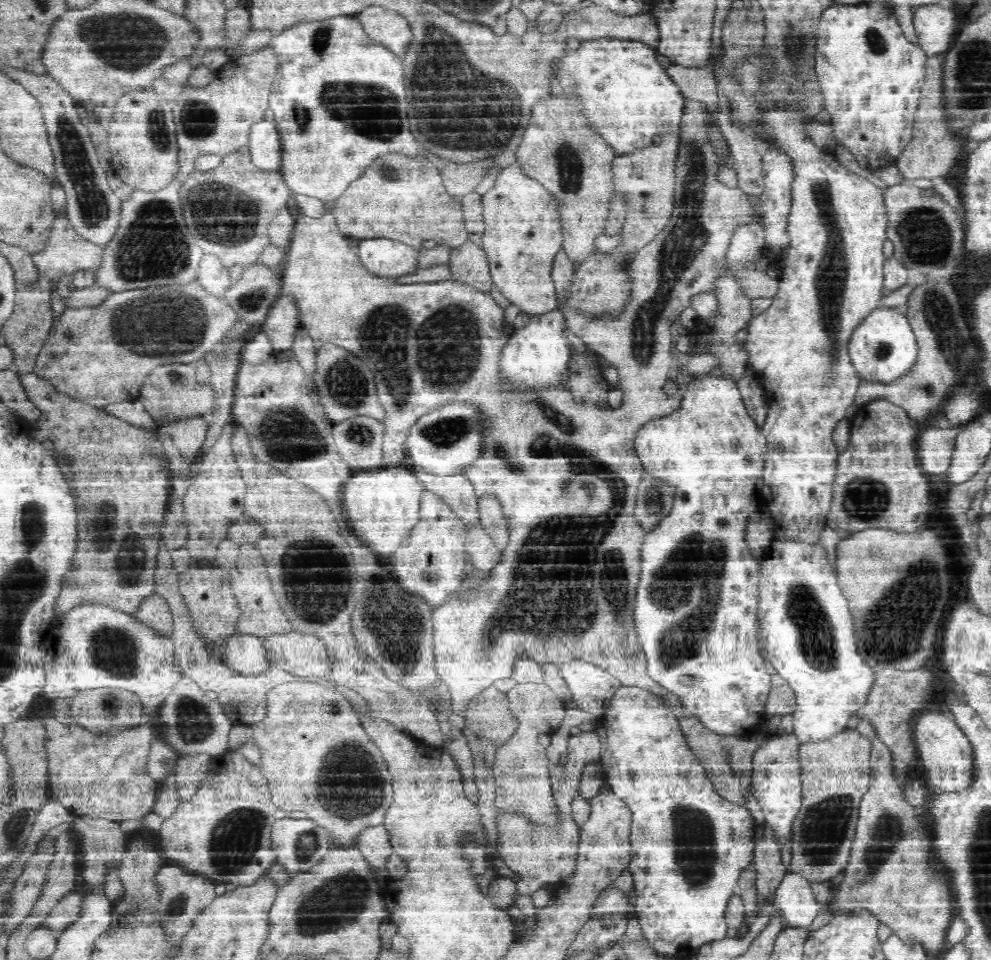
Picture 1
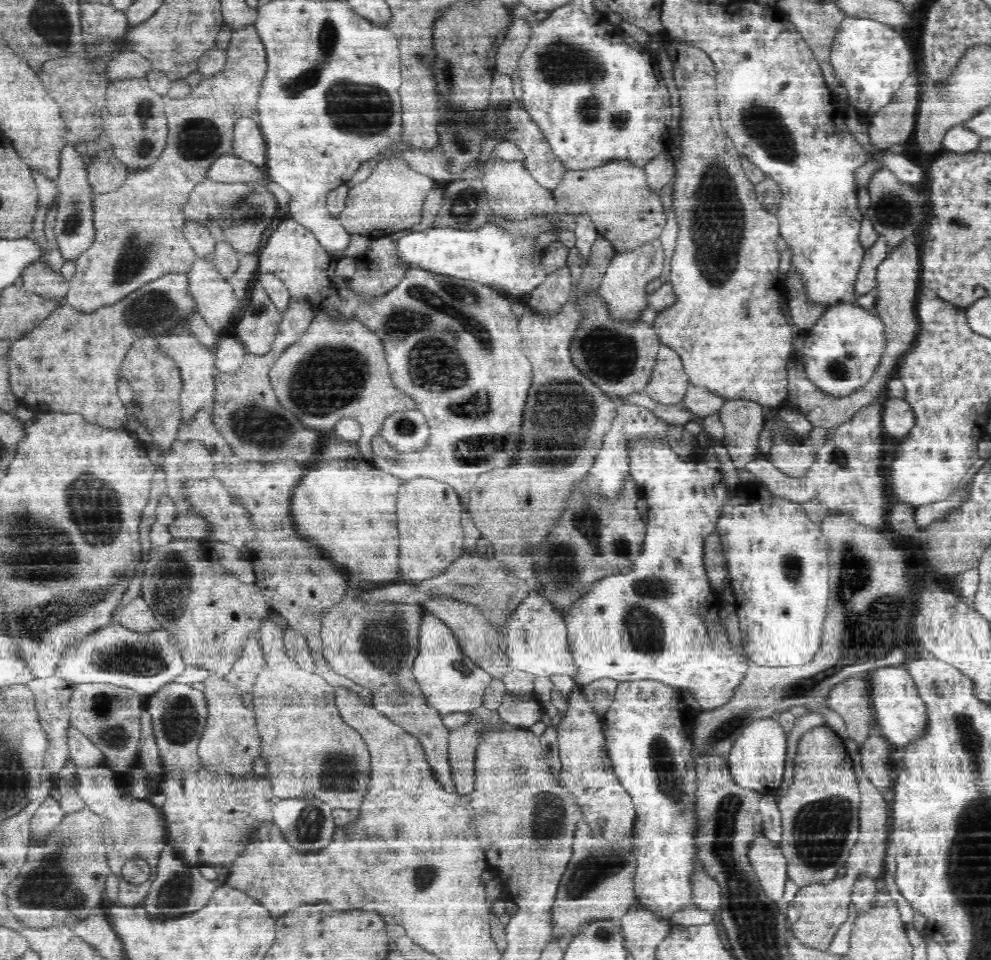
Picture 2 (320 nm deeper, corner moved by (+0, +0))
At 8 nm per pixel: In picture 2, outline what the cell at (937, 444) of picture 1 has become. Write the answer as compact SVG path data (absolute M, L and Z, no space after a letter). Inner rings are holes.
M887 397L885 406L883 423L886 434L896 438L898 444L906 442L910 432L918 423L918 417L912 405L907 401Z

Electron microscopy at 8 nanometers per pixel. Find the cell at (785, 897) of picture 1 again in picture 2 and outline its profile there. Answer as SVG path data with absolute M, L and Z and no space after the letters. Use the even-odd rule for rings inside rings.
M757 837L749 855L764 894L773 904L780 902L789 879L788 861L782 849L768 838Z

